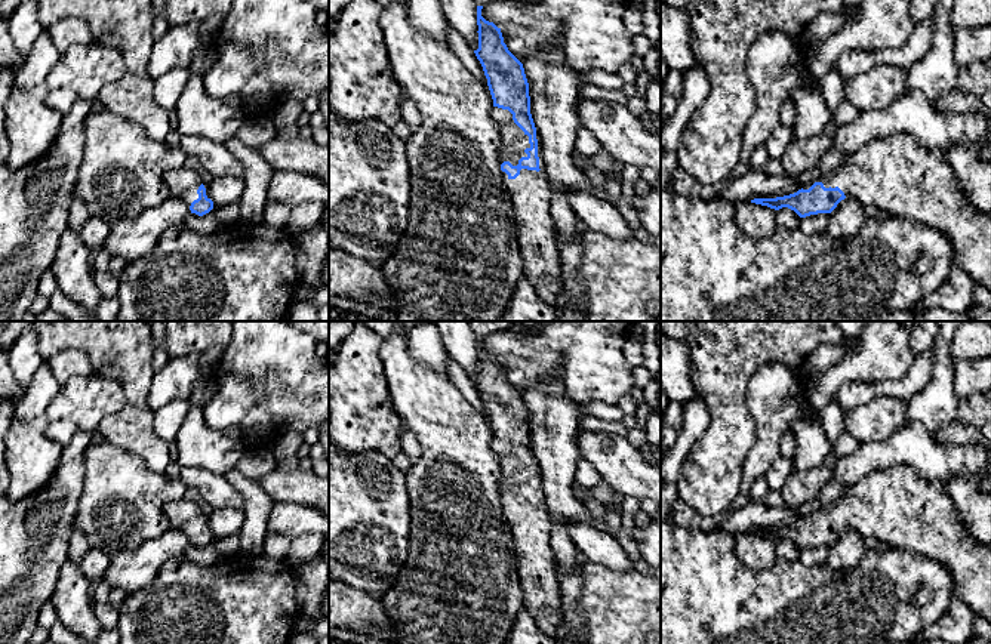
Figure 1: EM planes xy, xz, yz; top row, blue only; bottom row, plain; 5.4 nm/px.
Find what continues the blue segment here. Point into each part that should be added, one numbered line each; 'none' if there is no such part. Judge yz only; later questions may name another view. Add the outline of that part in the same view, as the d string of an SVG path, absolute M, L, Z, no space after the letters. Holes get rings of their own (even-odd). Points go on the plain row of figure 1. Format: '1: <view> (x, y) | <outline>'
1: yz (896, 507) | M896 465L849 486L840 500L806 514L801 520L809 521L815 514L822 514L825 520L838 518L846 530L856 531L864 539L874 537L890 548L904 548L941 563L952 574L957 600L991 623L991 545L979 543L964 531L963 517L942 484L924 481L908 465Z

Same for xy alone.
1: xy (182, 514) | M185 497L166 502L163 506L163 514L167 518L169 526L182 531L188 539L198 530L197 521L201 515L206 520L207 530L210 530L209 515L204 514L196 502Z

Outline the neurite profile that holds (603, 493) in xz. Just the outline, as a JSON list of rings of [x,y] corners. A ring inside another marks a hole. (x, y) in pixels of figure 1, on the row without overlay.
[[[601,481],[598,486],[590,489],[588,493],[594,500],[600,502],[606,508],[618,503],[622,506],[622,496],[606,481]]]

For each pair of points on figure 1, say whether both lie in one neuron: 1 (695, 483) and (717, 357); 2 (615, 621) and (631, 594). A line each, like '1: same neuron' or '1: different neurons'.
1: same neuron
2: same neuron

